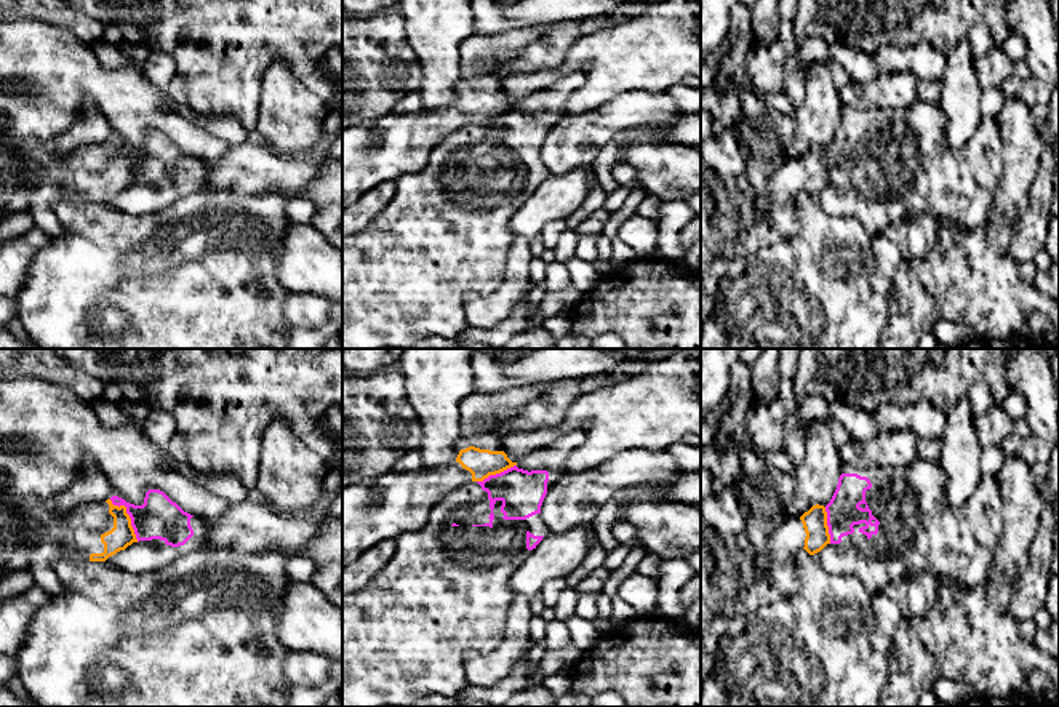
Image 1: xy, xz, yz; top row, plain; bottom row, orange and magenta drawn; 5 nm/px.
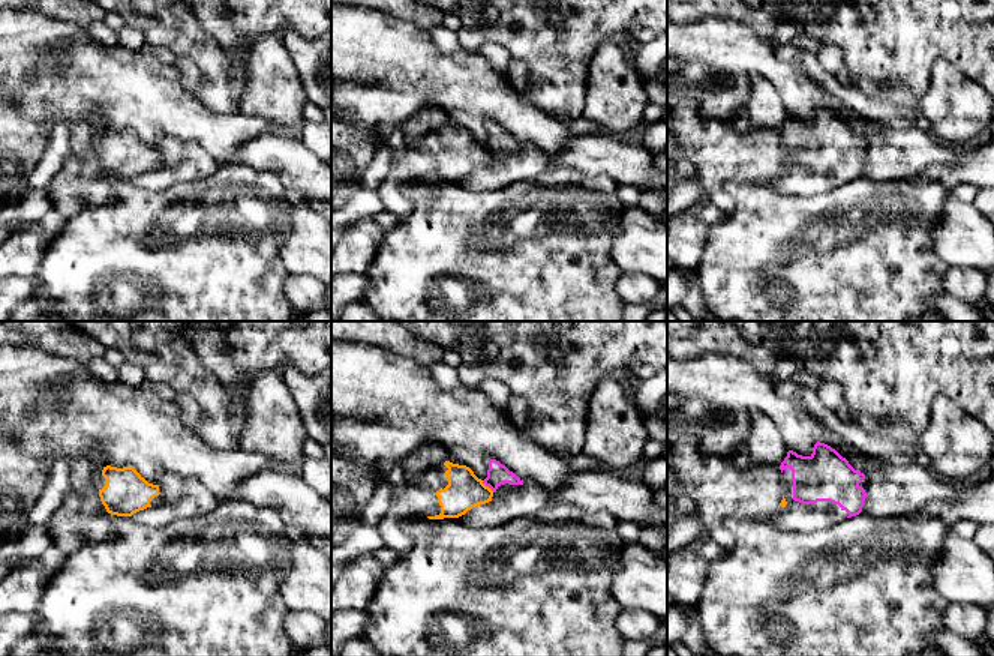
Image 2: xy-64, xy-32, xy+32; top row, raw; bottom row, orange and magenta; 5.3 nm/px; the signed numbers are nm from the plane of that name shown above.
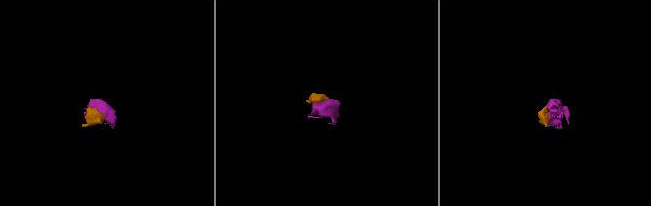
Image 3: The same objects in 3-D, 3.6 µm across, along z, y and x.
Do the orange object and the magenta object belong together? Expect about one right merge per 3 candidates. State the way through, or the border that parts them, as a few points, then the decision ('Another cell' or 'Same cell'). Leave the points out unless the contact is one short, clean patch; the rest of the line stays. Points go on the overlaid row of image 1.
Boundary: xy (109, 499), (125, 507), (138, 541). Another cell

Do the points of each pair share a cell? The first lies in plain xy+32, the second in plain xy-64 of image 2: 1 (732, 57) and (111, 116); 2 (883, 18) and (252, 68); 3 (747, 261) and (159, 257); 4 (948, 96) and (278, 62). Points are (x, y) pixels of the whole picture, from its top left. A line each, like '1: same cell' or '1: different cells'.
1: same cell
2: different cells
3: same cell
4: same cell

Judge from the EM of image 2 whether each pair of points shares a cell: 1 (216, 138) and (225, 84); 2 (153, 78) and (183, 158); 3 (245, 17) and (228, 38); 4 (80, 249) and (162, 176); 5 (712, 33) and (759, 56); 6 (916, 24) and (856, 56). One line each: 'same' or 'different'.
1: different
2: different
3: different
4: different
5: same
6: same

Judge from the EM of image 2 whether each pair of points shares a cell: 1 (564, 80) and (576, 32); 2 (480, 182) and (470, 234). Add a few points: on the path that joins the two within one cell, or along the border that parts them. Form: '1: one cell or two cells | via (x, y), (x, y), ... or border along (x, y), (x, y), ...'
1: one cell | via (564, 68), (564, 44)
2: two cells | border along (458, 182), (485, 194)

